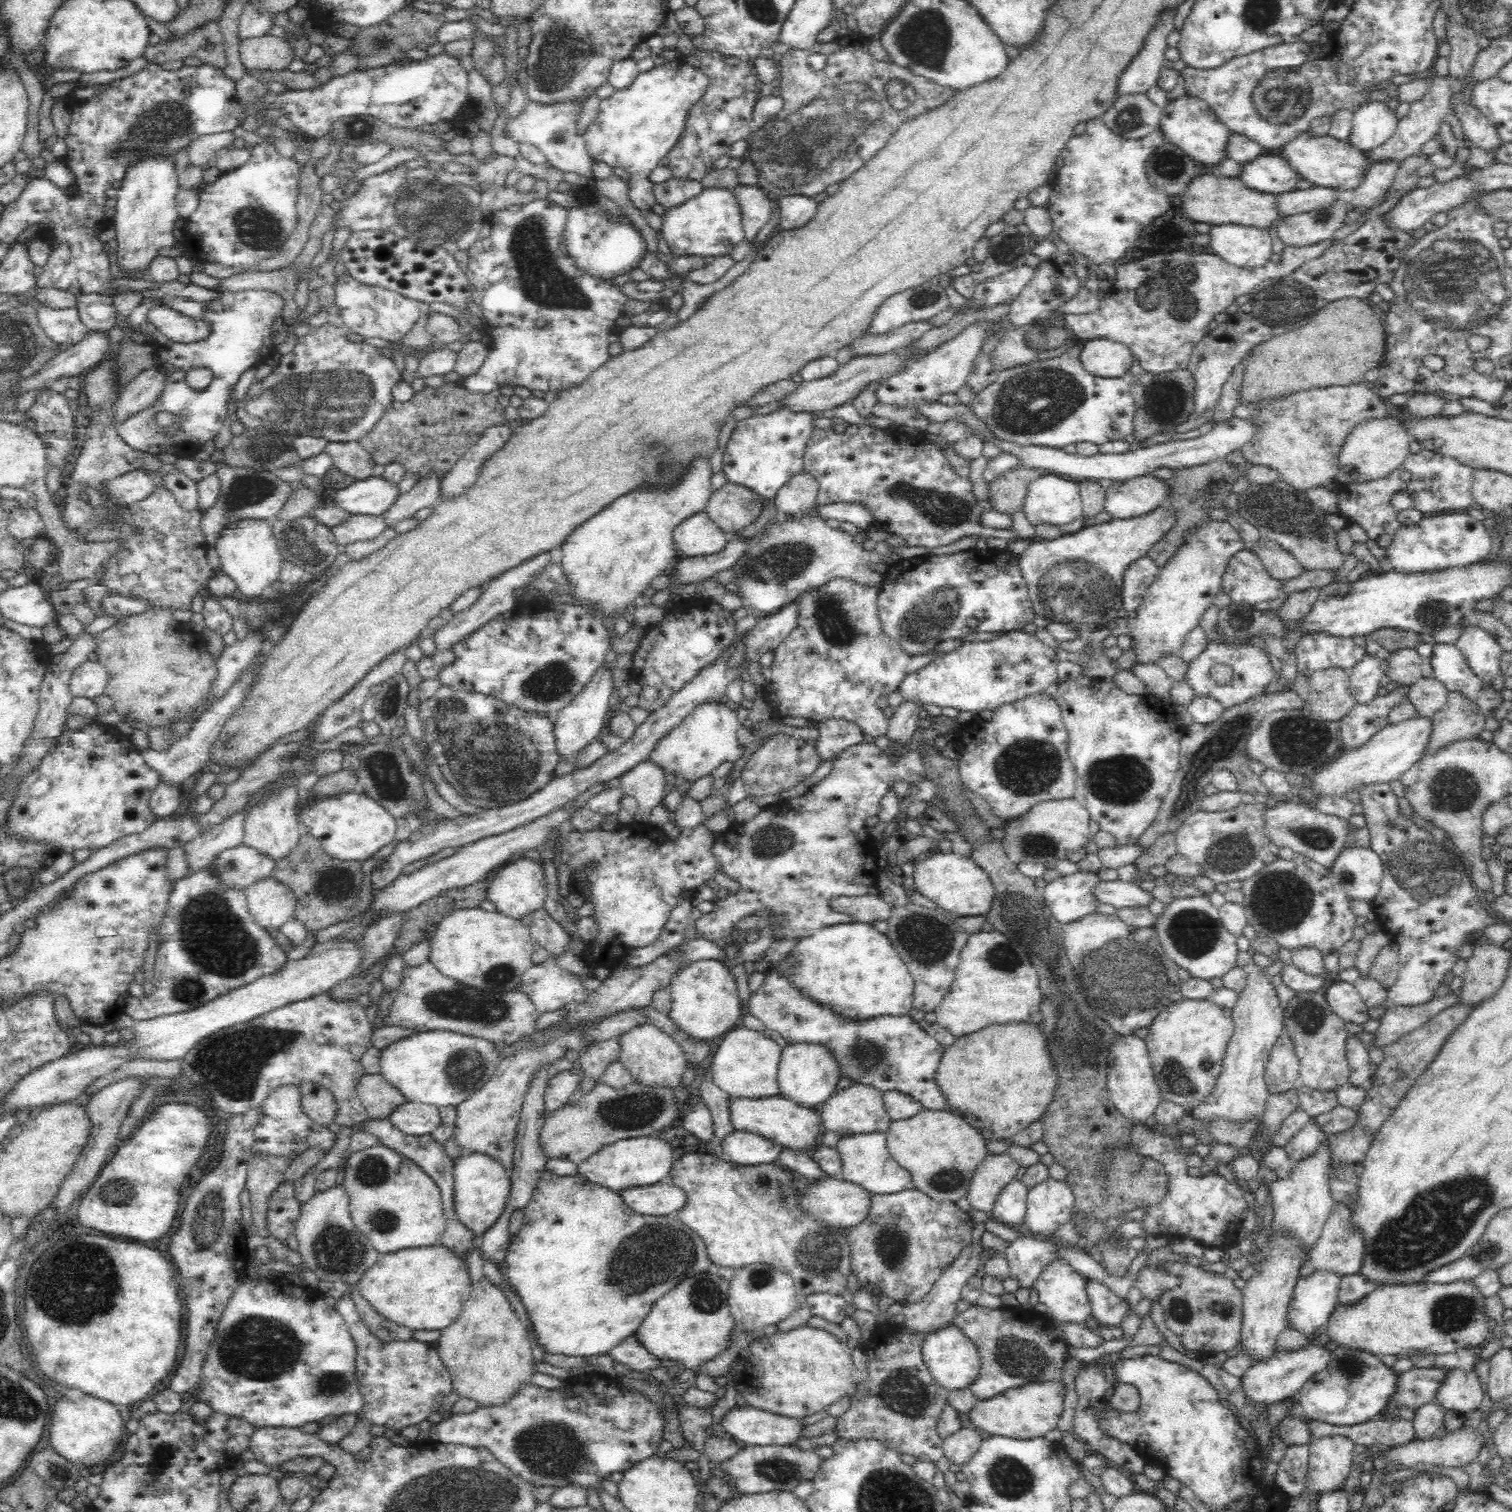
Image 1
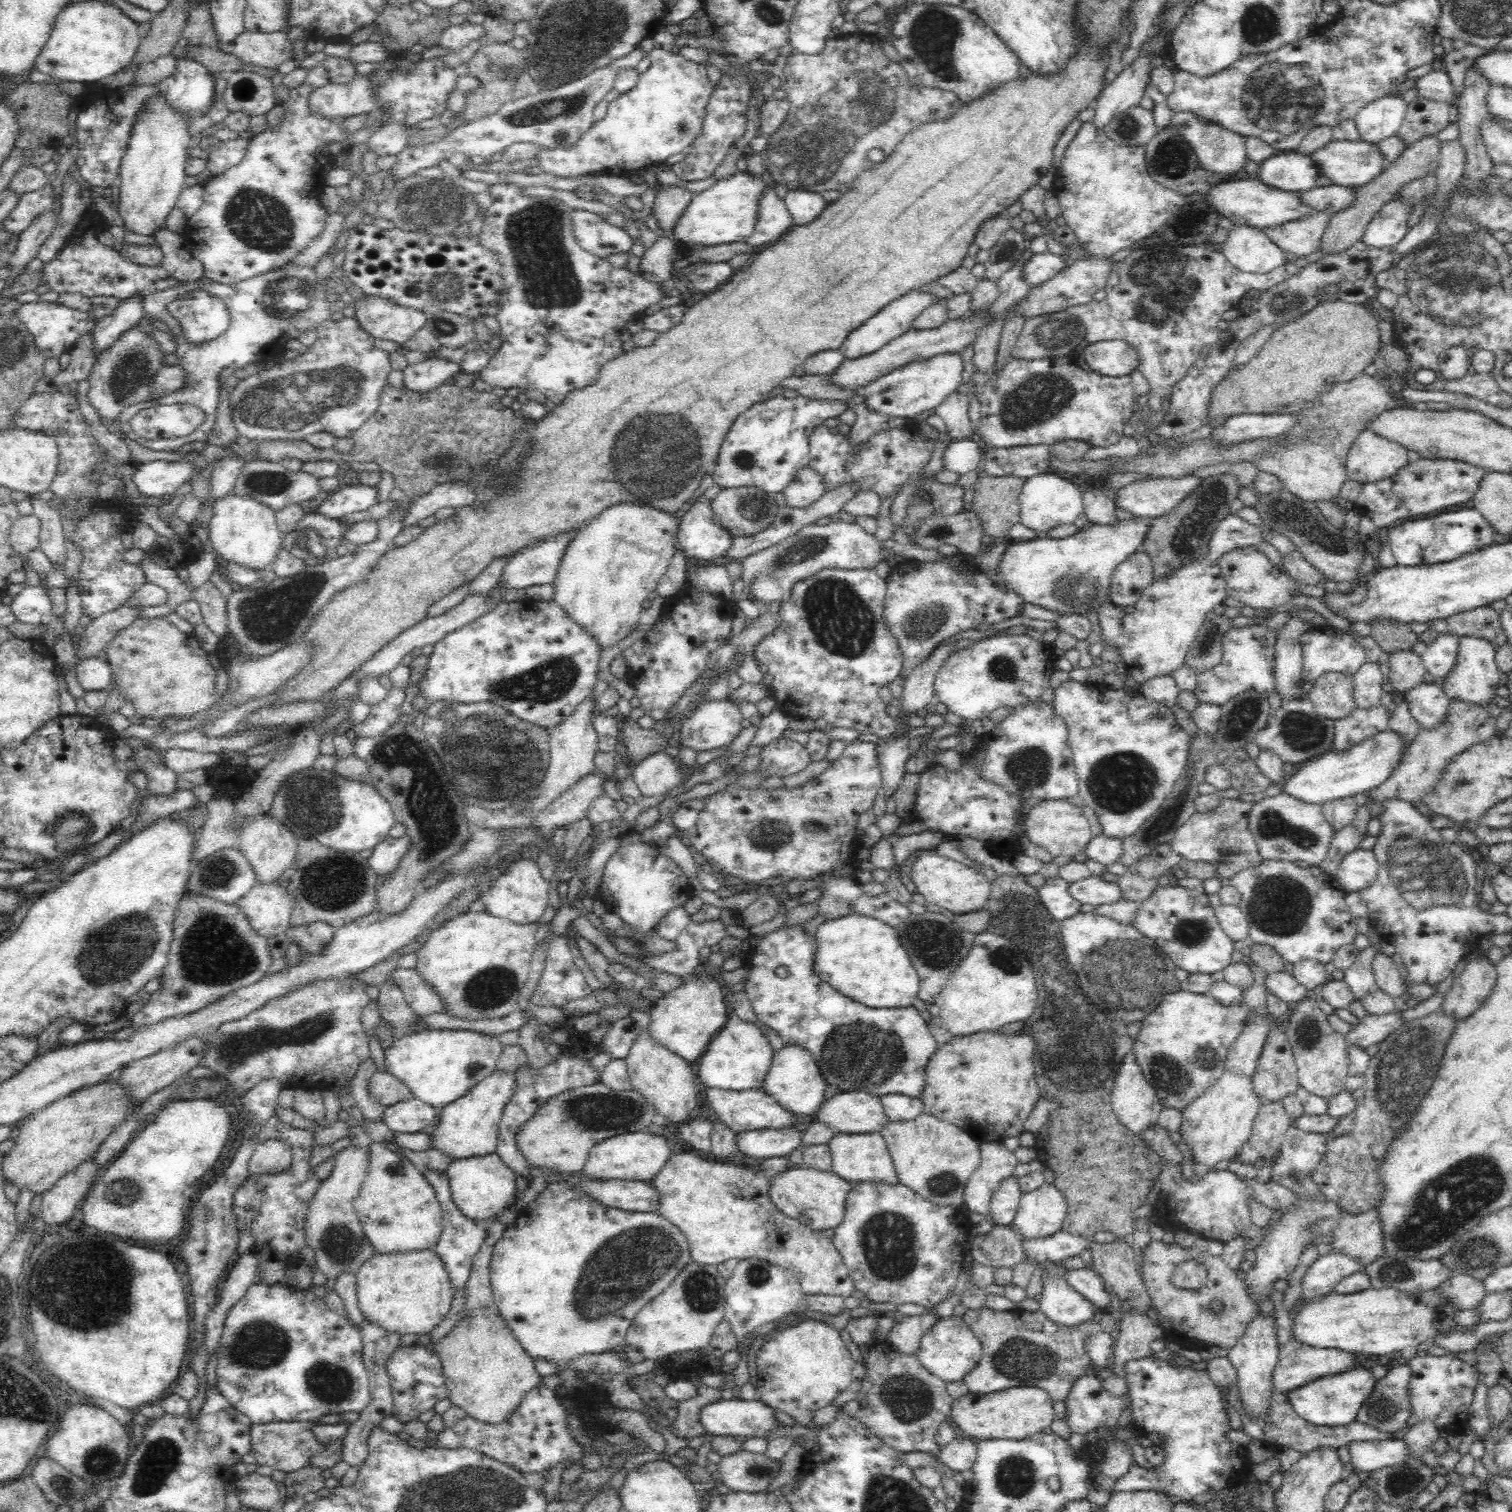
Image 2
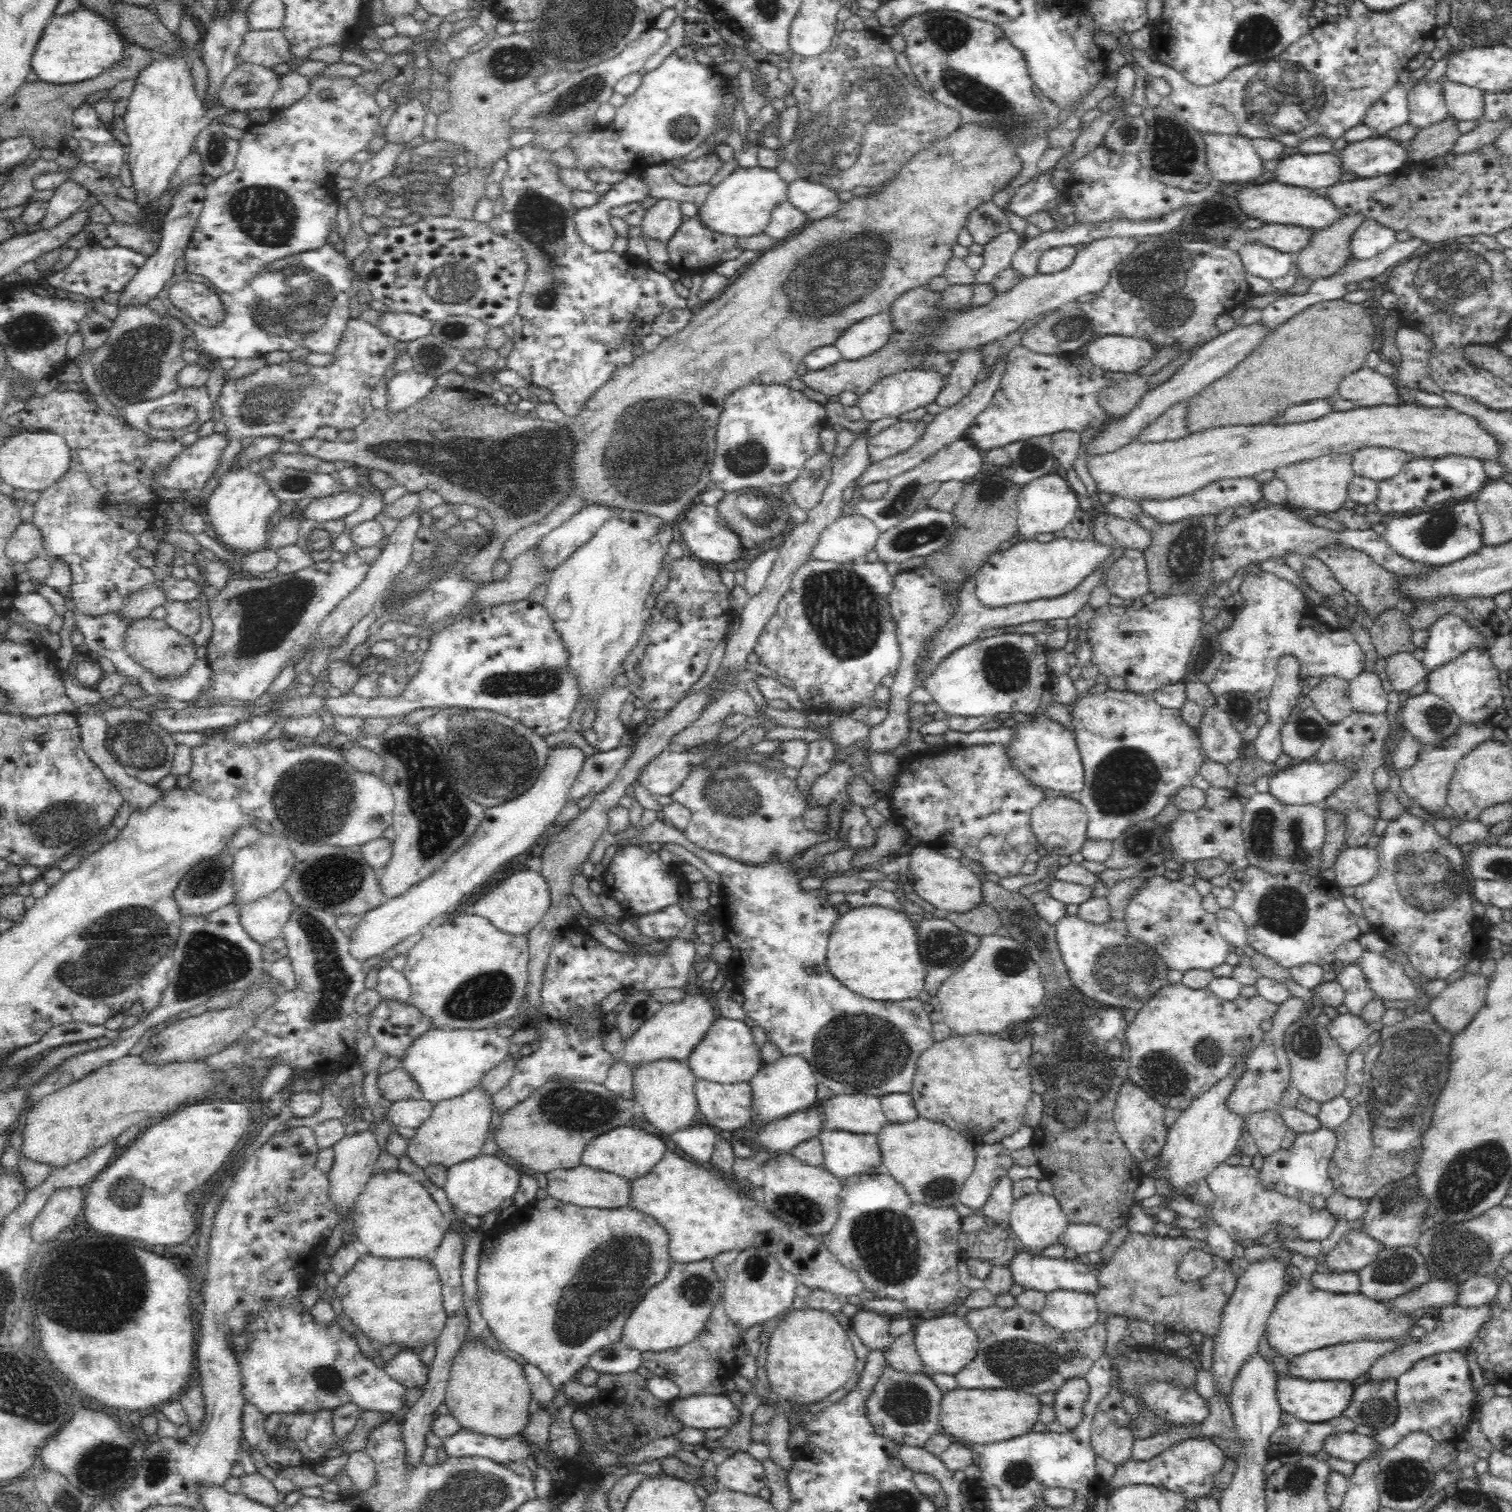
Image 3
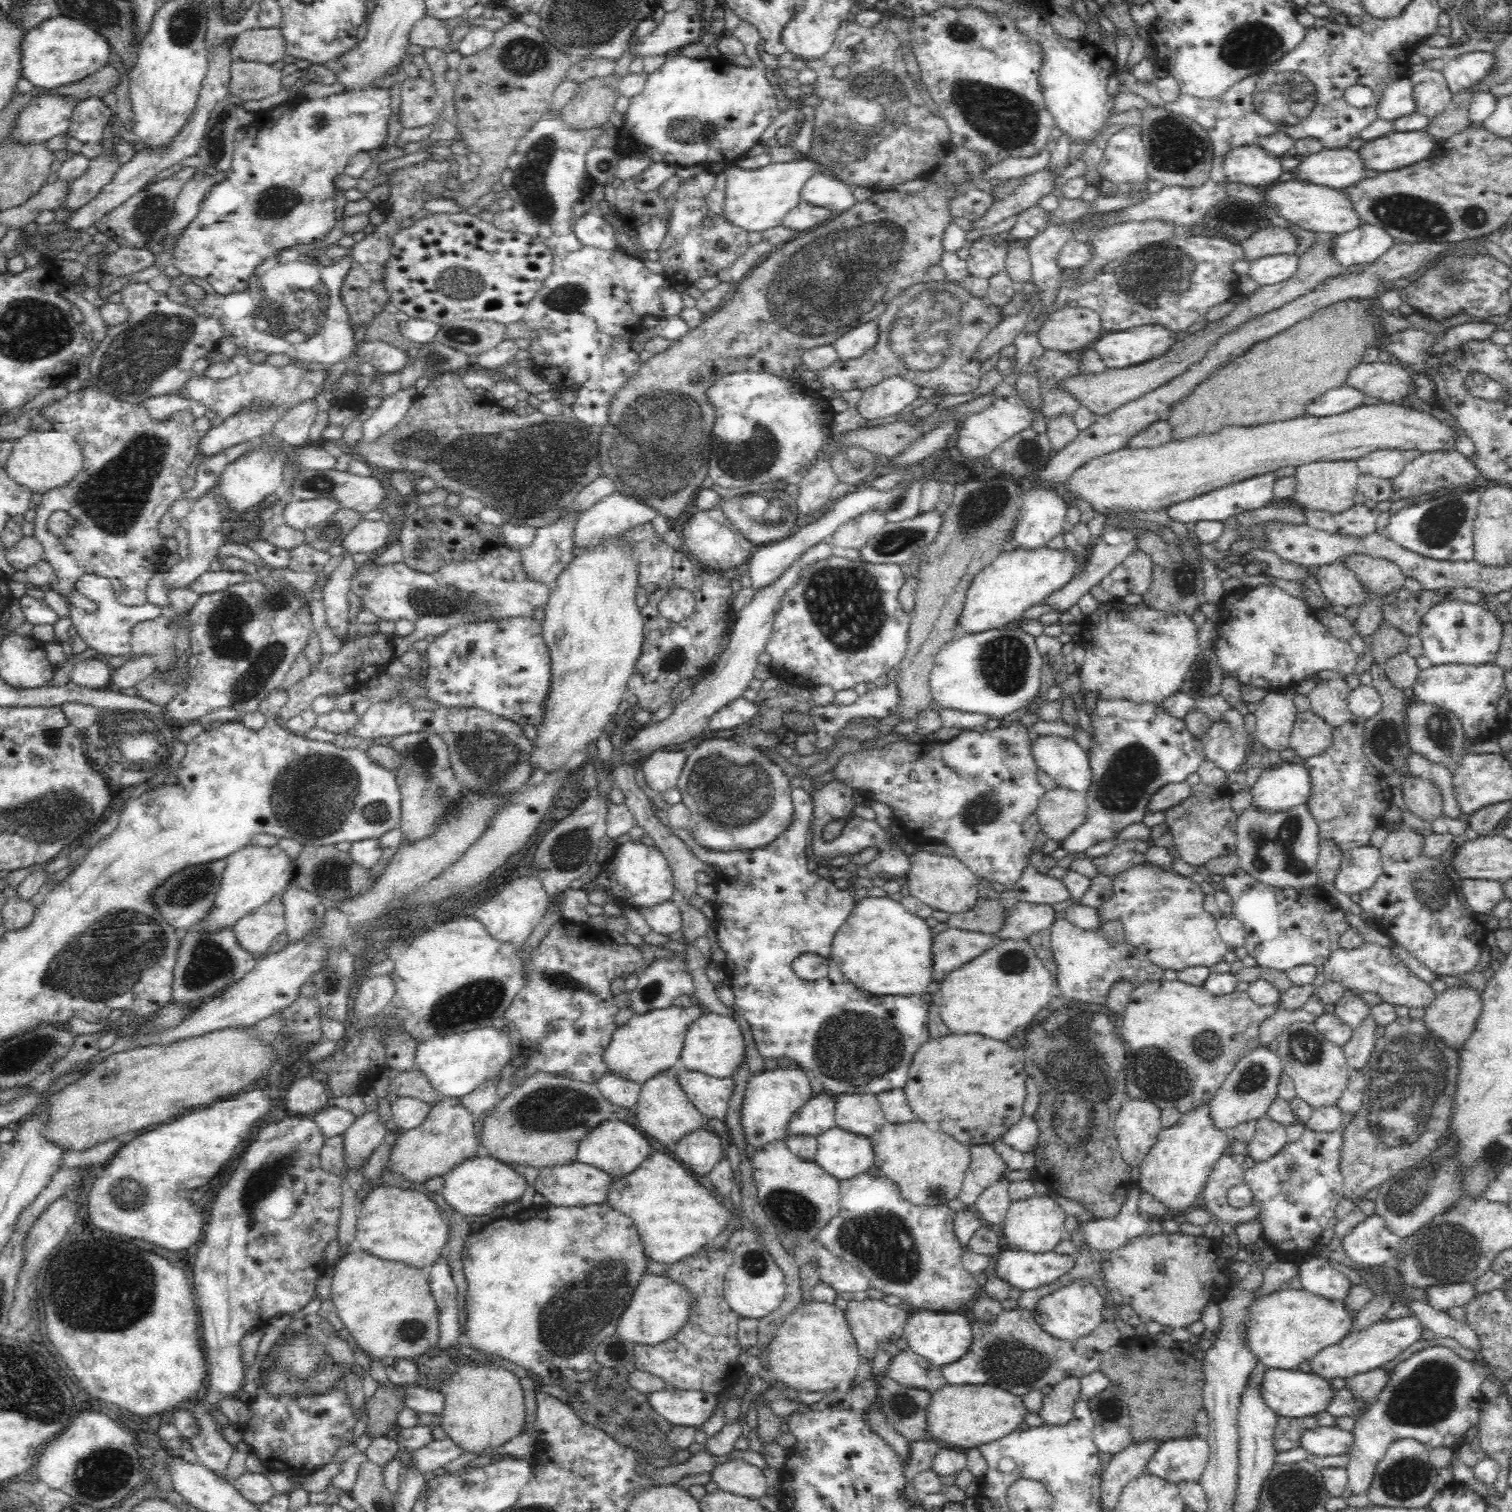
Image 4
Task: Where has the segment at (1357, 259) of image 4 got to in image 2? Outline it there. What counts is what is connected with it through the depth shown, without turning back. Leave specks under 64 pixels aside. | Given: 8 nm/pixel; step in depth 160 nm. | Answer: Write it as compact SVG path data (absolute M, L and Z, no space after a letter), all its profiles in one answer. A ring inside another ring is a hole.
M1392 200L1373 217L1360 241L1366 246L1384 248L1398 244L1407 232L1411 208L1403 200Z

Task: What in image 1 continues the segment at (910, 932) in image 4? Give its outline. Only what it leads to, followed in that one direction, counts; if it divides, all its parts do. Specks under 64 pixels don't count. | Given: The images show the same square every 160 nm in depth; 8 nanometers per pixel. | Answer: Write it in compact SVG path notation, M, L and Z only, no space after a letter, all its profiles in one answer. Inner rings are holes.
M844 922L834 926L824 926L815 930L810 936L801 938L791 949L781 972L797 986L806 996L816 1002L827 1004L834 1012L848 1020L870 1020L878 1016L900 1016L910 1012L913 1007L915 980L905 962L896 954L886 933L881 933L872 923Z

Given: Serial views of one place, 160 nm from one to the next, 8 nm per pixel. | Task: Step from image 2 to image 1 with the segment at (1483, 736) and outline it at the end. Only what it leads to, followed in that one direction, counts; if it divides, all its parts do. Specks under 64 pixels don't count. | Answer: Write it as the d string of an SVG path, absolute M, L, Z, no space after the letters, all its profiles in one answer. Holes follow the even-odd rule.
M1449 692L1446 705L1431 718L1432 732L1424 756L1436 754L1450 743L1478 739L1486 735L1486 715L1466 696Z

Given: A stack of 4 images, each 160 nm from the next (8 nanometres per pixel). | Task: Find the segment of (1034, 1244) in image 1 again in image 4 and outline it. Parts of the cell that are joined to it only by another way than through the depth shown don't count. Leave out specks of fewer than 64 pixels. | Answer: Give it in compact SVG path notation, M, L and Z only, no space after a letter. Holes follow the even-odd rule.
M1134 1185L1126 1192L1126 1200L1116 1216L1086 1218L1079 1223L1084 1245L1097 1251L1114 1251L1132 1242L1132 1238L1149 1234L1151 1219L1138 1211L1140 1189Z

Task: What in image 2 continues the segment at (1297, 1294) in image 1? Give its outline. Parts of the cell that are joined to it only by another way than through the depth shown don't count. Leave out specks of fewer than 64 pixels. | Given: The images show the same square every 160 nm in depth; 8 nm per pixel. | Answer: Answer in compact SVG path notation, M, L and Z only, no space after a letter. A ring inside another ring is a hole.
M1334 1253L1319 1256L1307 1269L1302 1279L1301 1298L1316 1300L1333 1292L1332 1286L1343 1278L1360 1272L1364 1268L1357 1259L1344 1253Z

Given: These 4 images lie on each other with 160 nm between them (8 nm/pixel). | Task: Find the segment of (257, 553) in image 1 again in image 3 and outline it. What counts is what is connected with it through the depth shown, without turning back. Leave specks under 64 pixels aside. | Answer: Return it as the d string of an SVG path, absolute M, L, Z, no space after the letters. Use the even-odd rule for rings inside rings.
M259 466L252 469L231 469L218 480L214 492L208 496L206 517L212 535L236 554L262 550L269 546L268 518L275 516L278 502L280 499L271 491L267 480L261 475Z

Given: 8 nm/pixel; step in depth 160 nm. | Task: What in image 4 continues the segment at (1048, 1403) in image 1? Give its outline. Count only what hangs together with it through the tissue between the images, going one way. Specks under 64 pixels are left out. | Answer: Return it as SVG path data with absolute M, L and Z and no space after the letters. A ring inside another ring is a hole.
M948 1385L932 1391L926 1408L926 1436L949 1448L968 1450L1017 1429L1027 1409L1020 1395L991 1385Z

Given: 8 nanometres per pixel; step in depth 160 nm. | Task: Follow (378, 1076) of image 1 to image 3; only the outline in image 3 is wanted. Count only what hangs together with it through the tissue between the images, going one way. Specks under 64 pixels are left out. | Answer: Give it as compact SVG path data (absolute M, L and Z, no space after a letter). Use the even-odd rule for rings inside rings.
M400 1064L385 1074L376 1076L383 1102L392 1104L398 1100L424 1100L422 1089Z

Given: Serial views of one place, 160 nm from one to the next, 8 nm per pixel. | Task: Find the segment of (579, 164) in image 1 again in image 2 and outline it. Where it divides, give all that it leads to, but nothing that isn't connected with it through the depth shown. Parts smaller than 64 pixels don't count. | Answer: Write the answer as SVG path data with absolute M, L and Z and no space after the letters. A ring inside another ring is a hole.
M646 36L634 46L632 52L611 60L610 64L602 68L596 68L556 88L543 89L537 94L525 95L518 99L512 98L503 104L498 112L462 125L436 143L407 146L398 154L398 162L391 168L391 176L406 179L422 169L438 167L440 162L449 161L453 155L491 158L516 142L532 142L540 144L544 149L572 147L572 144L575 144L596 122L594 107L613 89L617 74L621 70L635 69L637 64L654 50L655 44L653 37Z

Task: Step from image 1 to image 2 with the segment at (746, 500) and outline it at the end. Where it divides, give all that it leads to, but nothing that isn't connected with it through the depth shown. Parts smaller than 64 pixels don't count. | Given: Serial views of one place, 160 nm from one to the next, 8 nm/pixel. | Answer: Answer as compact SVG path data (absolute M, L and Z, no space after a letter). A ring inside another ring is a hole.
M754 487L721 489L716 498L711 501L711 507L716 520L724 528L728 529L733 537L752 536L753 534L762 532L775 519L772 512L766 518L762 518L760 522L742 518L740 516L740 496L742 496L742 492L754 492Z

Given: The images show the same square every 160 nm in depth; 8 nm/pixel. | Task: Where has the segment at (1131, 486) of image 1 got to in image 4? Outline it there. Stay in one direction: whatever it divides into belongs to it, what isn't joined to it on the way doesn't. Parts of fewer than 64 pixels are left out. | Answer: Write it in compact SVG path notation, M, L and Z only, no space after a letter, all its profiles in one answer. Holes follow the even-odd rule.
M1275 471L1266 472L1266 474L1252 476L1228 486L1195 496L1190 500L1169 506L1164 510L1172 520L1186 522L1189 525L1198 522L1198 520L1218 520L1222 522L1230 517L1234 517L1235 514L1254 510L1264 506L1264 504L1268 504L1270 500L1274 499L1273 486L1277 478L1278 476L1276 476Z

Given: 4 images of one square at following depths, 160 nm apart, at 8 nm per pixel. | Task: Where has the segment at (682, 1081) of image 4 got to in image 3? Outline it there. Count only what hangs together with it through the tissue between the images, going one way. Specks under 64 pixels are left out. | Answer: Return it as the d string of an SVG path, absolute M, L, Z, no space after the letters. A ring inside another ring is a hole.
M696 1077L694 1093L707 1125L720 1134L752 1126L752 1089L747 1082L720 1084Z

